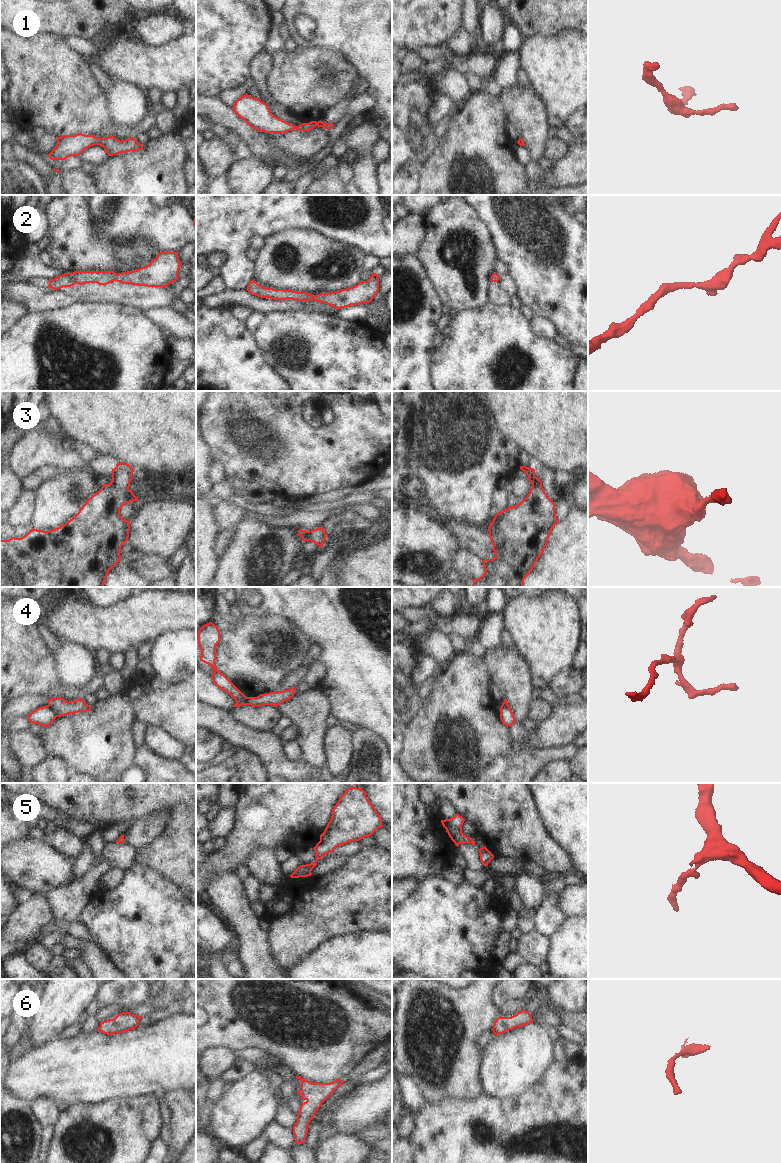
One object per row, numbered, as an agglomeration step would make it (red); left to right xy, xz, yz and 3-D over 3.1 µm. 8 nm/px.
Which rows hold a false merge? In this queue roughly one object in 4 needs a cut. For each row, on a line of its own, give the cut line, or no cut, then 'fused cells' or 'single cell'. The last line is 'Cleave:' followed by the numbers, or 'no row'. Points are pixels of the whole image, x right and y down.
1: cut none; single cell
2: cut none; single cell
3: cut none; single cell
4: cut xy (47, 705), (56, 716); fused cells
5: cut none; single cell
6: cut none; single cell
Cleave: 4

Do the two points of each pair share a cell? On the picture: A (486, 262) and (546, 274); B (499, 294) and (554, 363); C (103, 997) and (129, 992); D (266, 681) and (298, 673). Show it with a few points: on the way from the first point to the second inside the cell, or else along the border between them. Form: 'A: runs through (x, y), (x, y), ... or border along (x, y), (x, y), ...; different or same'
A: border along (491, 237), (498, 260); different
B: border along (489, 301), (495, 305), (509, 305); different
C: runs through (109, 995), (111, 993), (123, 992); same
D: border along (303, 664), (290, 670), (279, 683), (277, 690); different

